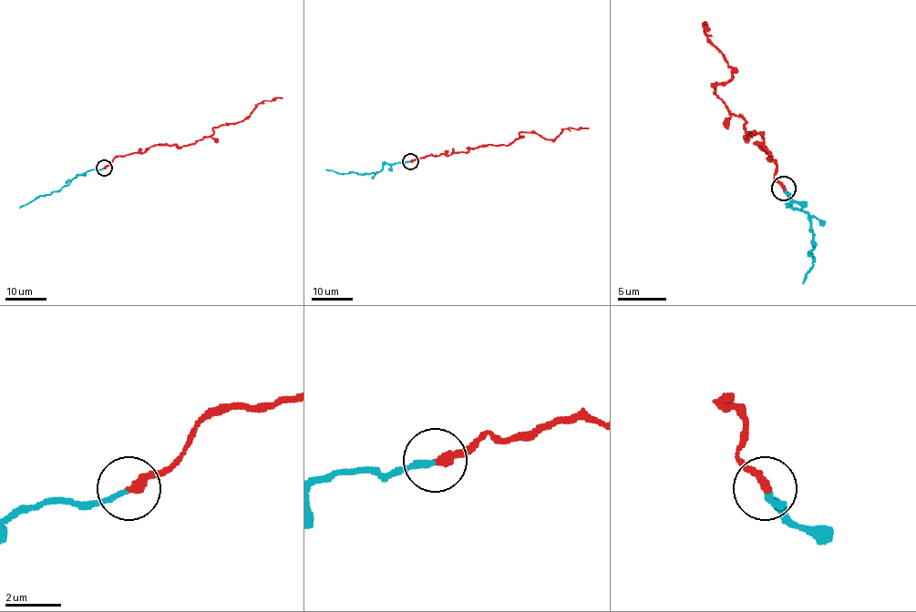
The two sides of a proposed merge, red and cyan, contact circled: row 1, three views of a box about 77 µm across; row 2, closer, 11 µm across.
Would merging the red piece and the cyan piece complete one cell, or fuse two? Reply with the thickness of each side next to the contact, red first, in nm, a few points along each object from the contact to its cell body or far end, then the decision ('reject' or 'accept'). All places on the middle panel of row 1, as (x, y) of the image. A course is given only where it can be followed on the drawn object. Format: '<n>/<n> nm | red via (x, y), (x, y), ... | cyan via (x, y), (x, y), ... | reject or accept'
320/190 nm | red via (410, 161), (489, 144), (509, 145), (520, 131), (554, 138), (564, 128), (588, 127) | cyan via (410, 161), (385, 163), (378, 172), (343, 174), (326, 169) | reject

